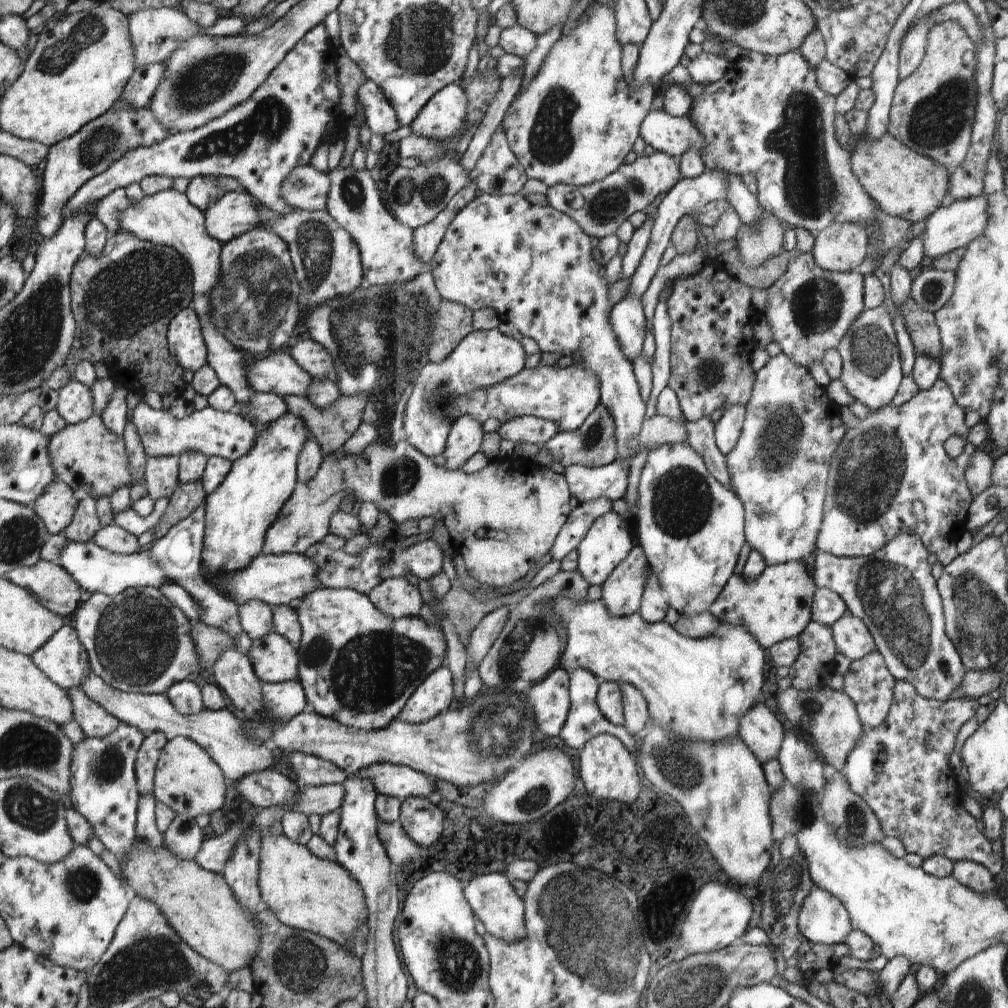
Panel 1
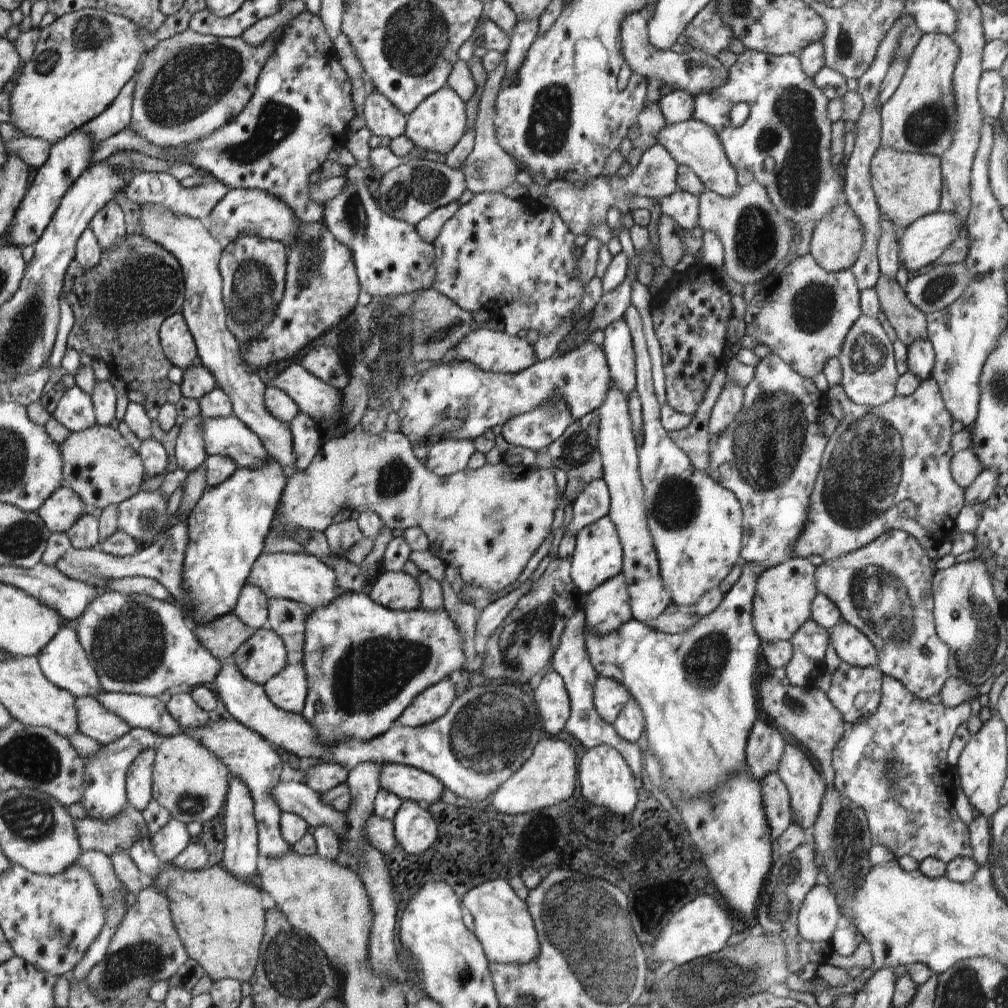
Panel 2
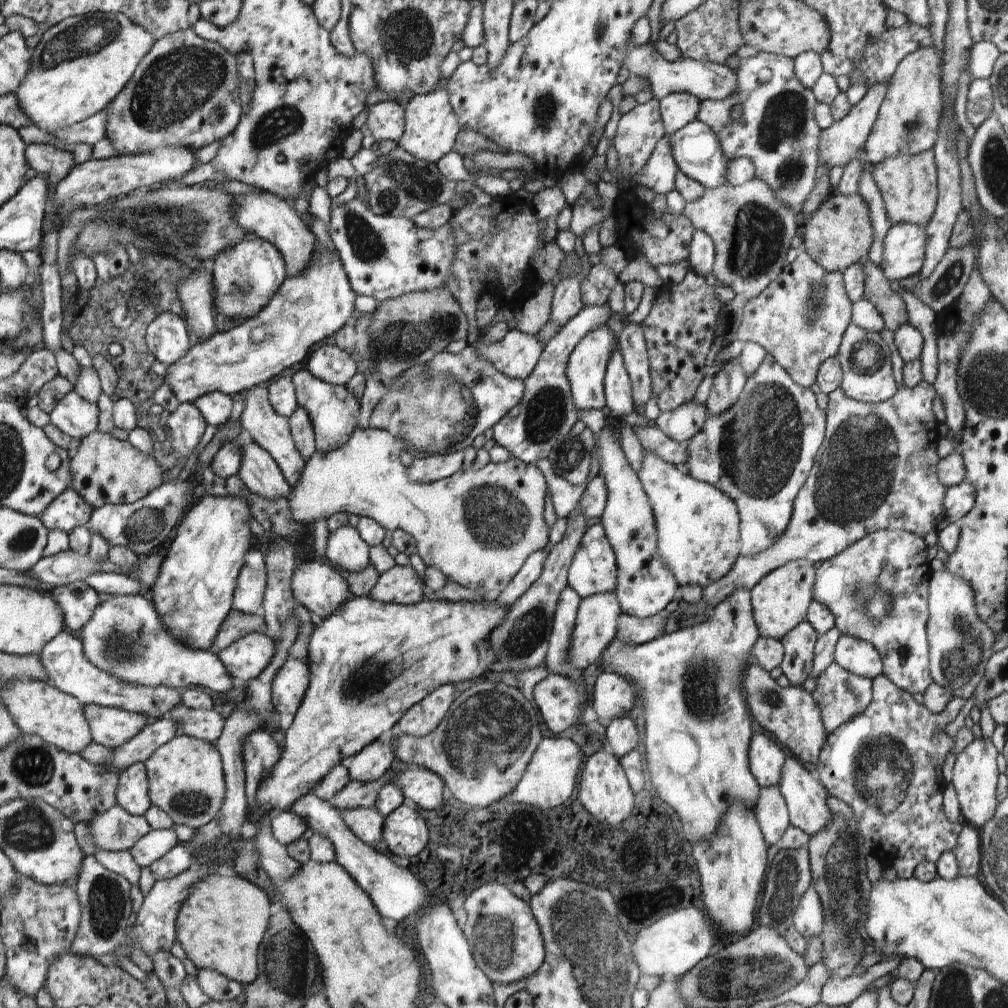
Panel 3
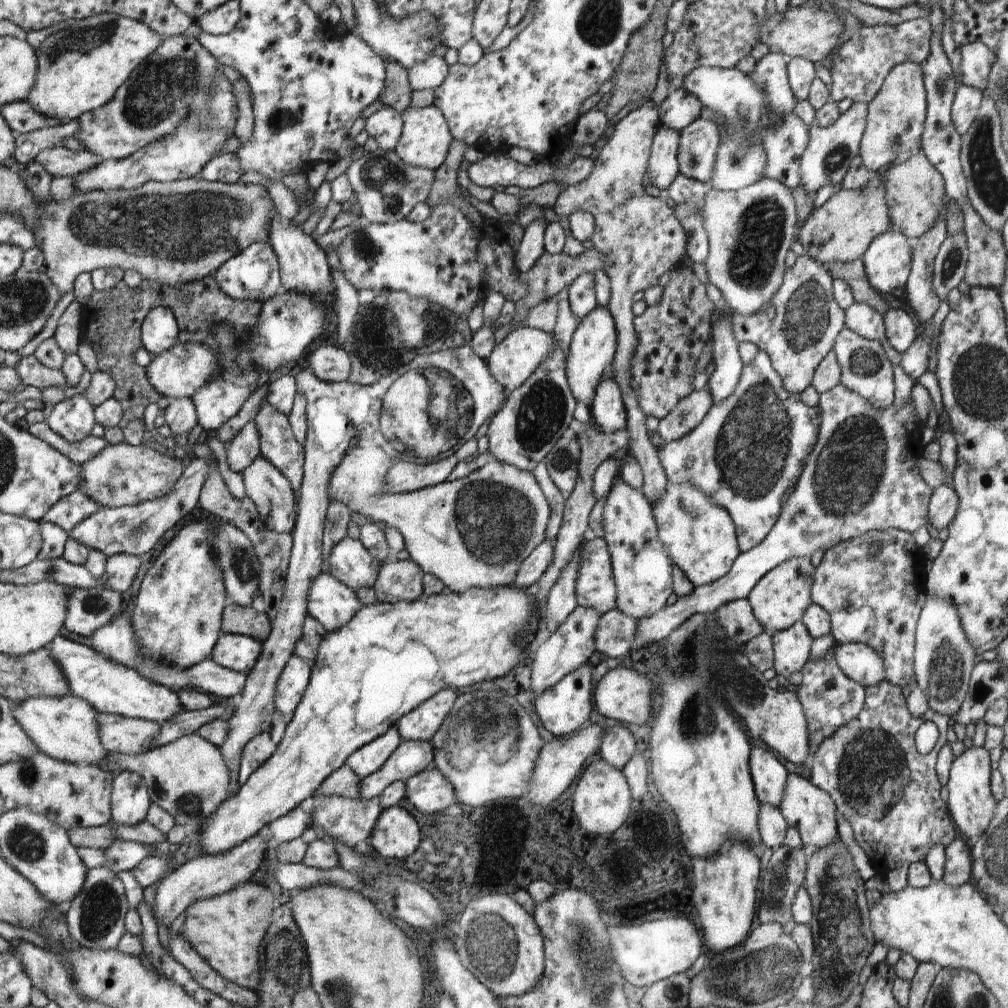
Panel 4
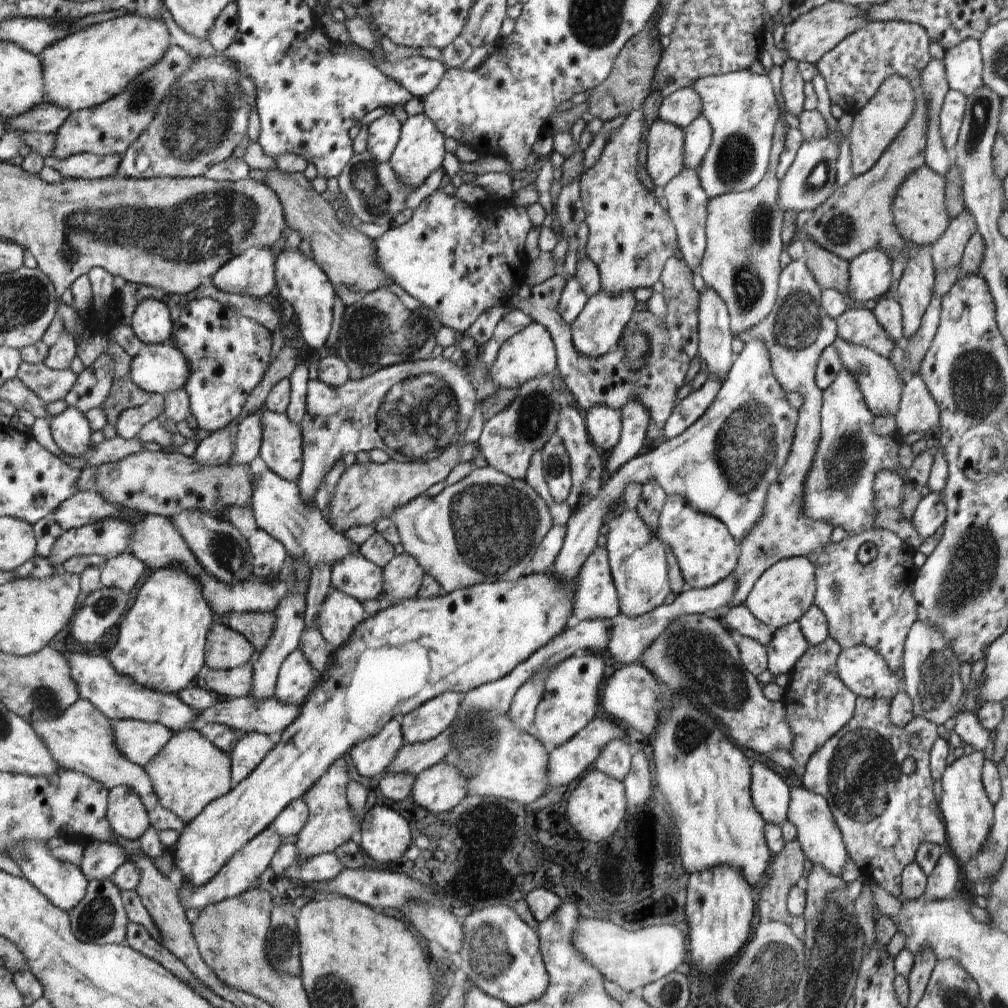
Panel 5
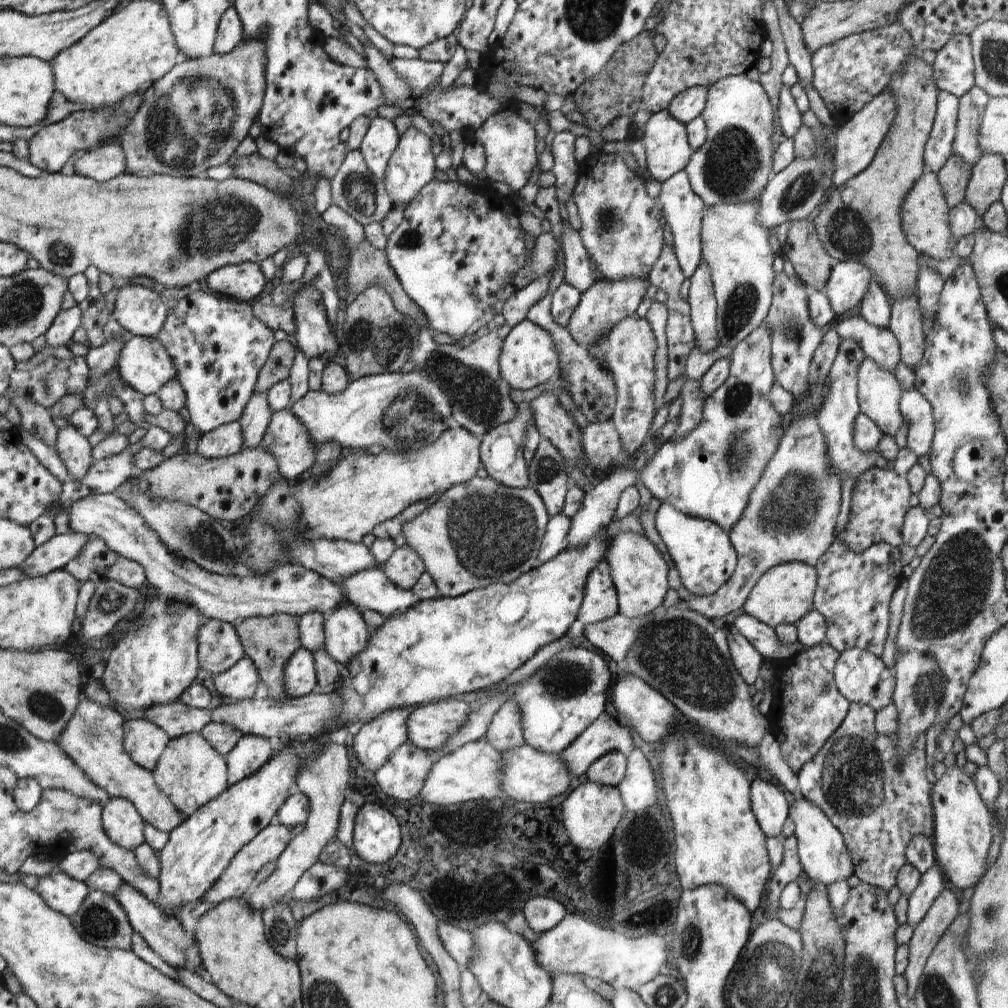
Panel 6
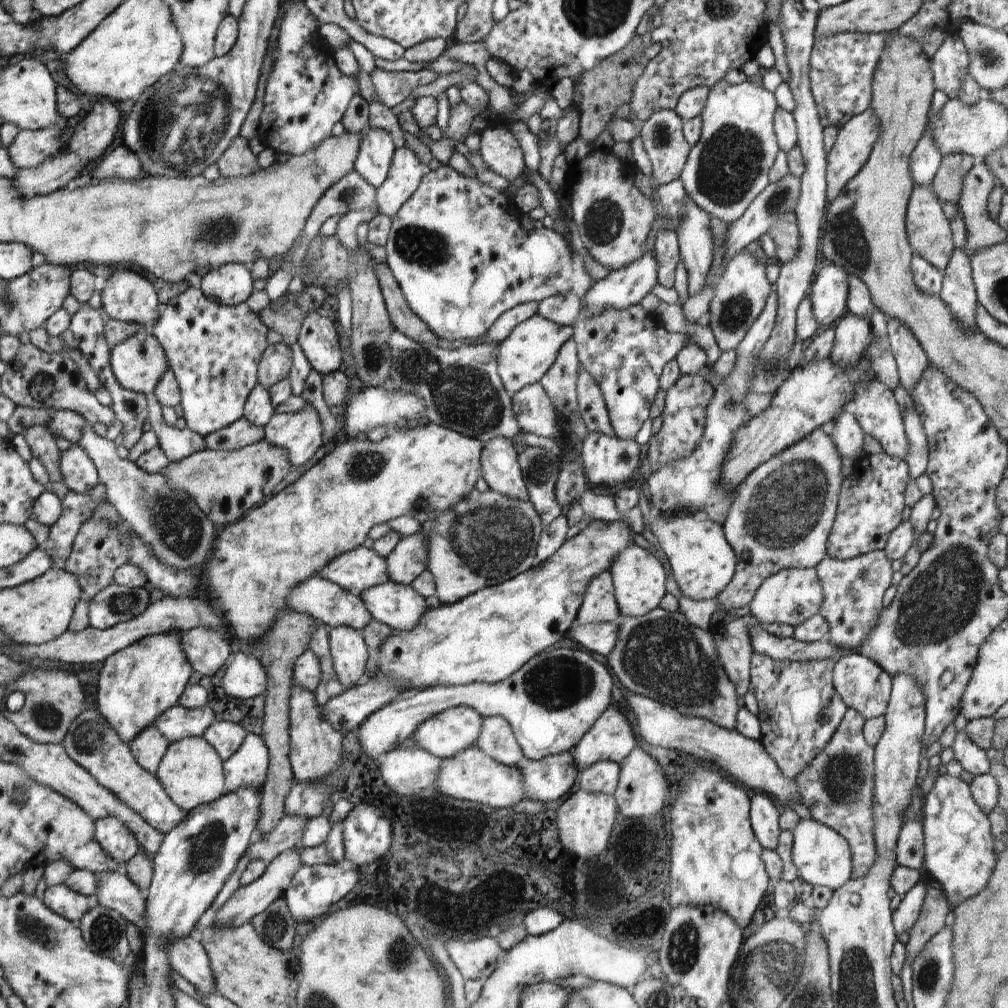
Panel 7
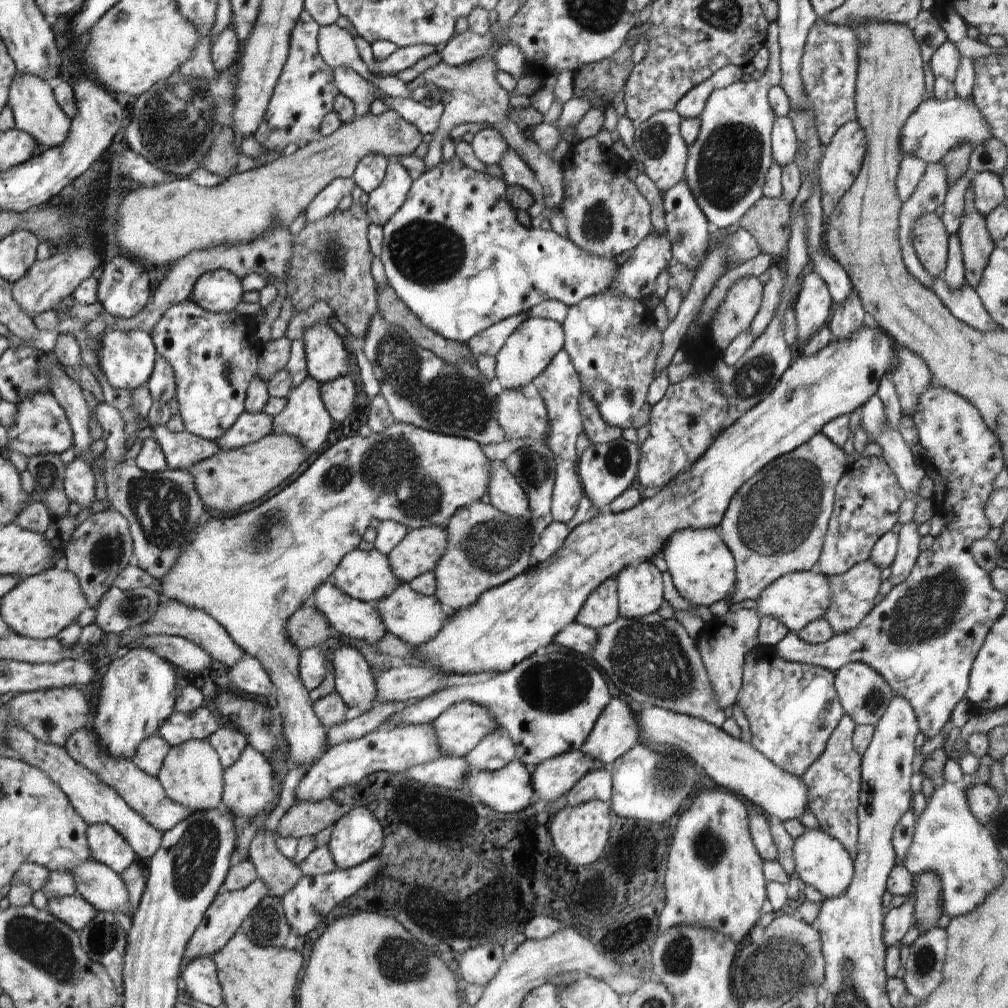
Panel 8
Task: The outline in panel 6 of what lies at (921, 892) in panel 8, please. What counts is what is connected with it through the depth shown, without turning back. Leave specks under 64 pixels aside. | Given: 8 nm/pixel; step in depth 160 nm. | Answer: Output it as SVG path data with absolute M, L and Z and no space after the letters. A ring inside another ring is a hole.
M944 888L937 900L930 906L924 920L913 928L913 936L909 945L909 962L905 971L907 996L911 1001L920 984L920 976L924 974L924 966L928 962L936 944L959 915L960 901L950 888Z

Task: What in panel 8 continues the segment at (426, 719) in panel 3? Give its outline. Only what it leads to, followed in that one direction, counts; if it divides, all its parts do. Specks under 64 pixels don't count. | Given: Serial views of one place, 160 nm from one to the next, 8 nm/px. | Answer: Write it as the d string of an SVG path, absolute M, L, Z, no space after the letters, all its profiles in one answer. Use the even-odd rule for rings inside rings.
M472 702L452 704L431 723L440 752L451 757L465 757L490 732L499 730L492 713Z

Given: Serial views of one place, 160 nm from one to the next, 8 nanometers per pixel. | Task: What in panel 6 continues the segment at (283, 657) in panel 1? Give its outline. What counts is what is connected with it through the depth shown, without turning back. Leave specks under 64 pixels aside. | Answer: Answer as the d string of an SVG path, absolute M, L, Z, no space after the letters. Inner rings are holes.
M210 619L200 631L200 665L218 675L231 670L246 656L232 623Z

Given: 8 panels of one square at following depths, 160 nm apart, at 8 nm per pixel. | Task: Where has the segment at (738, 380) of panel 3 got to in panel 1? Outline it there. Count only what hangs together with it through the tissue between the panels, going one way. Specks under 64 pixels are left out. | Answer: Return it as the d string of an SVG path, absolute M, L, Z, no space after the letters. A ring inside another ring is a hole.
M740 403L726 407L718 422L715 423L715 443L723 455L735 447L745 419L745 406Z

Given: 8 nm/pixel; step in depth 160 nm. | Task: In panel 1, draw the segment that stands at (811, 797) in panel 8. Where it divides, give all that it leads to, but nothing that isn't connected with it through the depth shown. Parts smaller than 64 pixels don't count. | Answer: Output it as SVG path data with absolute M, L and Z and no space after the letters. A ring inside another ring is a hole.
M897 681L893 688L893 701L884 722L874 728L864 730L860 735L860 738L856 741L855 747L848 753L842 773L844 773L844 776L848 779L850 790L854 794L861 796L866 801L866 804L872 809L872 812L877 816L882 834L898 838L904 845L907 853L912 852L914 854L919 854L924 859L927 859L932 855L942 855L949 858L953 863L958 861L972 861L985 866L990 871L990 874L995 876L1003 869L1003 856L998 856L992 851L991 842L984 836L982 830L978 828L976 818L964 809L963 793L961 789L963 778L959 777L958 774L954 772L950 767L949 761L950 754L952 754L954 746L956 746L956 735L958 734L960 727L976 714L976 710L978 710L979 706L978 699L966 699L964 697L946 701L927 699L920 696L917 693L917 690L909 682Z

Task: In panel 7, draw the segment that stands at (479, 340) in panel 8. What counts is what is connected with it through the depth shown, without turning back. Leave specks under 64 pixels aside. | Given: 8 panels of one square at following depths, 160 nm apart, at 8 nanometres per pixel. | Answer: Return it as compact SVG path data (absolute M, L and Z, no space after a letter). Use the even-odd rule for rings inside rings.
M526 302L525 304L518 304L515 308L504 312L495 324L488 330L488 336L483 337L481 340L485 342L496 342L500 345L514 330L518 324L537 315L538 302Z

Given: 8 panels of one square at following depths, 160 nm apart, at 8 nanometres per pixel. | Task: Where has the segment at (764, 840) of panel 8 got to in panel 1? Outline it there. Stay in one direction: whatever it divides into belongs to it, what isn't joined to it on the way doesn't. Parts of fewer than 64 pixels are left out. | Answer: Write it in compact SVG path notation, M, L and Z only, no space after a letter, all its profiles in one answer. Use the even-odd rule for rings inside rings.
M756 703L740 719L739 738L762 764L778 758L784 735L780 720L765 703Z

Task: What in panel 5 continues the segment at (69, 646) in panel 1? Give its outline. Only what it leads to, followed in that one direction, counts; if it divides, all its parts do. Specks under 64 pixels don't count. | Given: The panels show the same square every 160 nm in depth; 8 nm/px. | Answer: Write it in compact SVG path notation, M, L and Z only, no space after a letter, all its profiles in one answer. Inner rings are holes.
M65 652L71 665L71 677L78 685L80 698L89 700L100 712L111 720L134 719L149 723L160 723L175 734L192 728L199 719L200 711L193 709L177 694L161 693L154 689L144 688L132 677L116 672L108 658Z

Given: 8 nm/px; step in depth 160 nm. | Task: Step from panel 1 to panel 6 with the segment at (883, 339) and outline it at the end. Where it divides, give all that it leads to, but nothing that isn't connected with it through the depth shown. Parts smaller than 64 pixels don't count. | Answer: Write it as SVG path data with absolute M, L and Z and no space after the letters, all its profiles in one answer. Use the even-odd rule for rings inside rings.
M865 357L857 371L857 396L861 414L868 416L882 435L895 436L904 420L899 410L902 393L893 372Z

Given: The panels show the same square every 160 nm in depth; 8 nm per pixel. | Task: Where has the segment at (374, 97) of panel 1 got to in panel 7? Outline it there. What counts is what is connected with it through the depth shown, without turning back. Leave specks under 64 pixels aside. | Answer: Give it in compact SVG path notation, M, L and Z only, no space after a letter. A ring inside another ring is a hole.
M368 126L363 132L362 146L355 161L355 172L378 190L390 175L396 147L387 129Z

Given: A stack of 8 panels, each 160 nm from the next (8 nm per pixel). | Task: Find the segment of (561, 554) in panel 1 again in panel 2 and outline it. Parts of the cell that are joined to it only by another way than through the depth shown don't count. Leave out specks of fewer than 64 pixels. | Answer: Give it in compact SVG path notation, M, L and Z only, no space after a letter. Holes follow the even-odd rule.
M604 479L590 481L573 502L573 516L565 532L576 536L577 532L605 517L610 508L610 495Z

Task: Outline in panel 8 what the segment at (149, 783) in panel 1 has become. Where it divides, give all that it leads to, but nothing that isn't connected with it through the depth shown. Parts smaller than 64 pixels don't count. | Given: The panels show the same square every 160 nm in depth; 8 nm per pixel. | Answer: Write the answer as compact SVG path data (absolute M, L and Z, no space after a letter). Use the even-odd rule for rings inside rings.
M96 823L87 831L92 858L108 865L118 874L127 870L134 863L135 852L126 838L112 825Z

